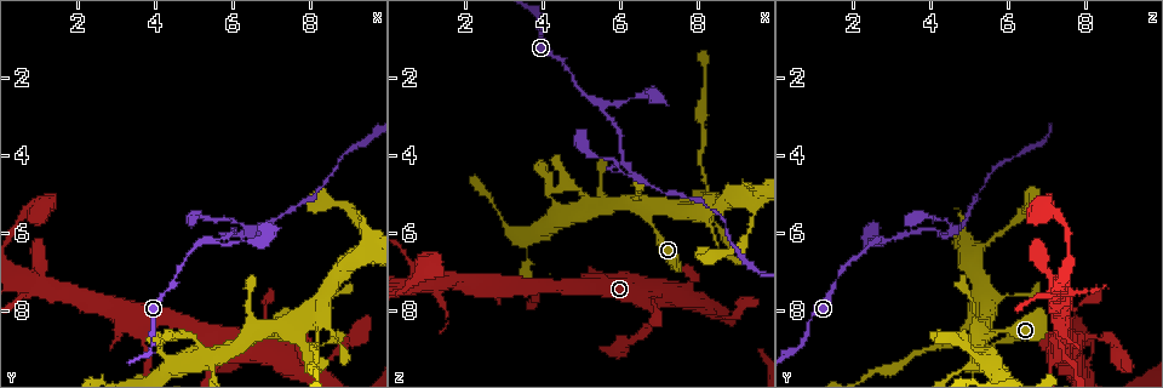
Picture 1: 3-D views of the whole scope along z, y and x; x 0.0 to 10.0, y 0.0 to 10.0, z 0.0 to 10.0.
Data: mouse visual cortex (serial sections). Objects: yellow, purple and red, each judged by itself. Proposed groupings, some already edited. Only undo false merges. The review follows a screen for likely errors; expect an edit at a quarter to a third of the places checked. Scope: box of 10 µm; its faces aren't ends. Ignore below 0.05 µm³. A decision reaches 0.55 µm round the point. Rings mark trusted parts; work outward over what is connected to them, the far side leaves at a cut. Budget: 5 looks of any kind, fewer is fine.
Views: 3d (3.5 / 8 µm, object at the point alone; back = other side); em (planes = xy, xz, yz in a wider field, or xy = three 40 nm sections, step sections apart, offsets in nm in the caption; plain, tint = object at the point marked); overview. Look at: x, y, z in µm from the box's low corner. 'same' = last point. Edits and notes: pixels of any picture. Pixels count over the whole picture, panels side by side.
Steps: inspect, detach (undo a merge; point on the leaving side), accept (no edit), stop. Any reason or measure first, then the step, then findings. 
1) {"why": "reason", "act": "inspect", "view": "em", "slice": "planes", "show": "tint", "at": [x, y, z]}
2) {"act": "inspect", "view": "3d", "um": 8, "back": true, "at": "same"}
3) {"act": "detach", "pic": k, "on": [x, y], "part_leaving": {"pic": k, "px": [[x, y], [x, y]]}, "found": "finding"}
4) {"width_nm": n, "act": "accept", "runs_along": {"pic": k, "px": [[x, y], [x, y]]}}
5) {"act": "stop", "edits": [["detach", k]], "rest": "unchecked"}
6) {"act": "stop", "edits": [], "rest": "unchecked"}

{"why": "branch point", "act": "inspect", "view": "3d", "um": 3.5, "at": [5.55, 6.20, 2.70]}

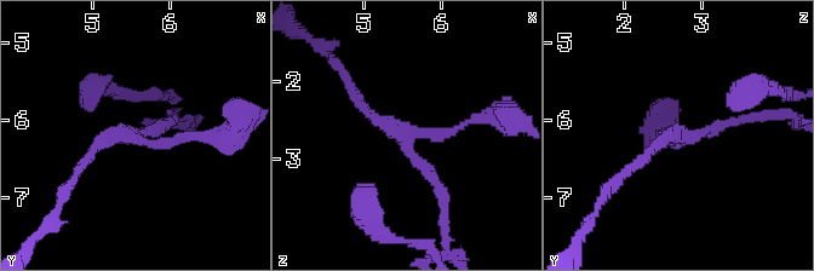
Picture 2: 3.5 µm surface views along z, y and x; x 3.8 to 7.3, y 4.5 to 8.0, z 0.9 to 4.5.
{"arms": 3, "arm_widths_nm": [150, 150, 150], "act": "inspect", "view": "em", "slice": "xy", "step": 3, "show": "tint", "at": [5.50, 6.20, 2.70]}

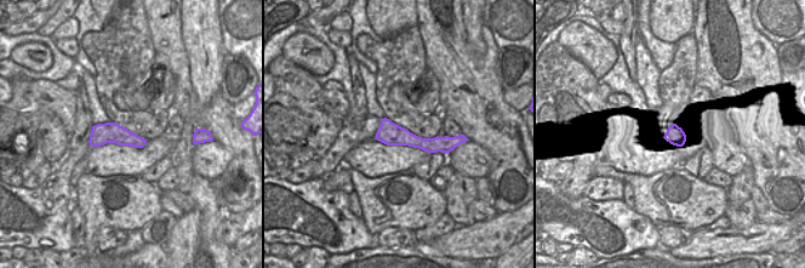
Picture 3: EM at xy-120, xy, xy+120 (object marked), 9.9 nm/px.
{"act": "accept", "found": "continuous, no second cell"}

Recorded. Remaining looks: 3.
{"why": "small branch off a trunk", "act": "inspect", "view": "3d", "um": 3.5, "at": [3.65, 8.20, 7.35]}

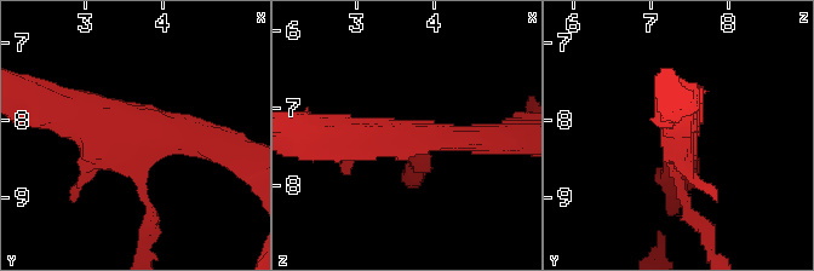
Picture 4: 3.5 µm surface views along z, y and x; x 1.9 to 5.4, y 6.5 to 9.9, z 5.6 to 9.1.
{"why": "now the EM", "act": "inspect", "view": "em", "slice": "xy", "step": 5, "show": "tint", "at": [3.55, 8.20, 7.40]}

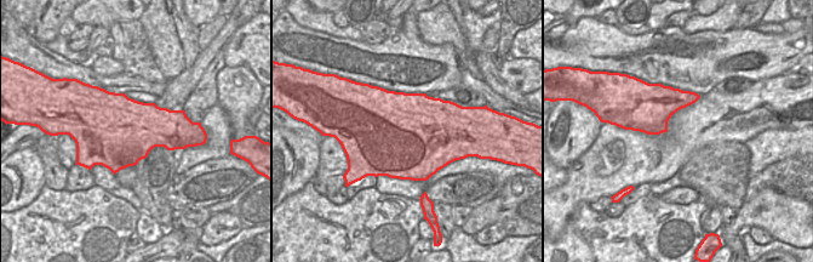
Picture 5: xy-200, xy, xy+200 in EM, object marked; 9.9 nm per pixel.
{"width_nm": 850, "act": "accept", "runs_along": {"pic": 4, "px": [[211, 145], [119, 133], [55, 108]]}, "found": "continuous, no second cell"}

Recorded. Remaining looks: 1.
{"act": "stop", "edits": [], "rest": "unchecked"}

